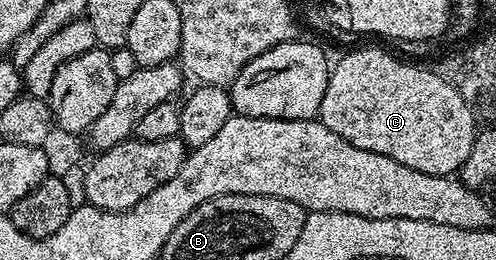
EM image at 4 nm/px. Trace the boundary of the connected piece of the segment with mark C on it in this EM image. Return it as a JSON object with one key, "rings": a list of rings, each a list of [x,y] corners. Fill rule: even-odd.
{"rings":[[[353,49],[335,61],[319,119],[363,151],[387,155],[403,167],[440,177],[461,170],[479,132],[473,110],[451,83],[443,83],[432,68],[408,65],[381,49]]]}

